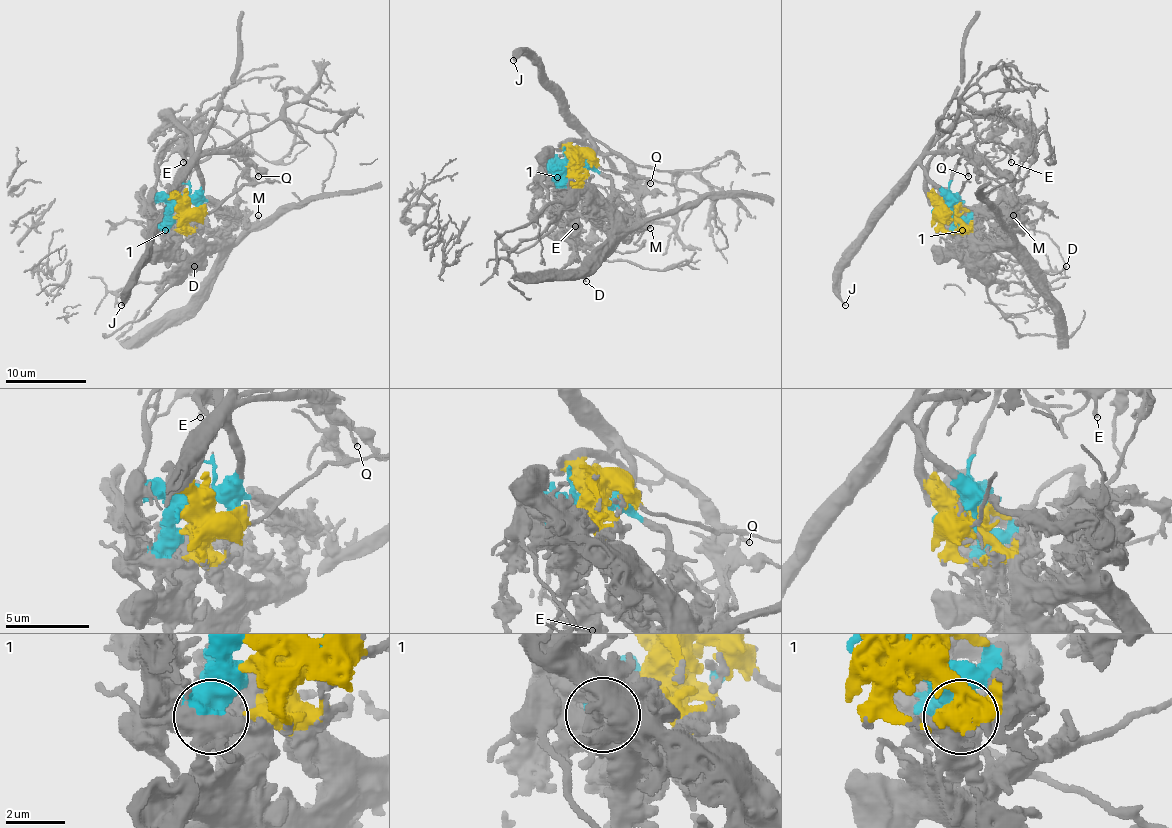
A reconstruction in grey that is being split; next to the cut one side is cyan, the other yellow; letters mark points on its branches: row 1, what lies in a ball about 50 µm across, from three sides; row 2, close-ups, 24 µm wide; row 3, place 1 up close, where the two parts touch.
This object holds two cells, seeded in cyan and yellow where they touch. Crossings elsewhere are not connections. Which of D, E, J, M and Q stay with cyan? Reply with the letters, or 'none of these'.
E, J, M, Q

